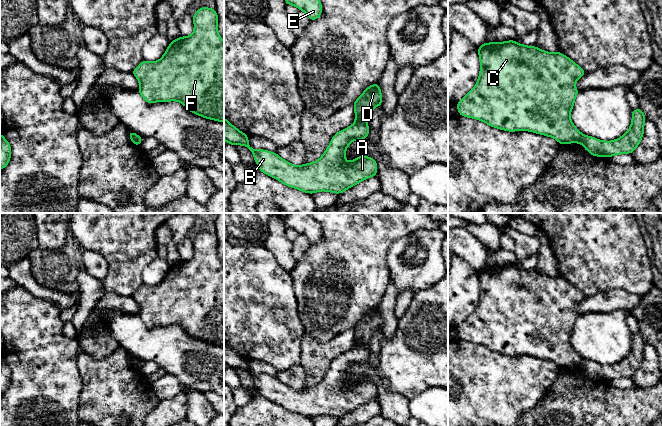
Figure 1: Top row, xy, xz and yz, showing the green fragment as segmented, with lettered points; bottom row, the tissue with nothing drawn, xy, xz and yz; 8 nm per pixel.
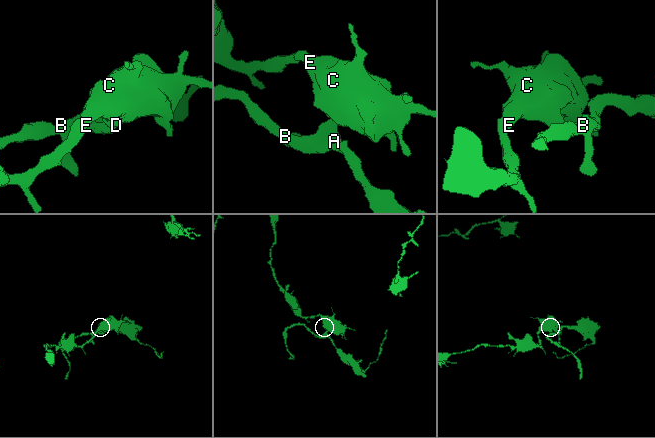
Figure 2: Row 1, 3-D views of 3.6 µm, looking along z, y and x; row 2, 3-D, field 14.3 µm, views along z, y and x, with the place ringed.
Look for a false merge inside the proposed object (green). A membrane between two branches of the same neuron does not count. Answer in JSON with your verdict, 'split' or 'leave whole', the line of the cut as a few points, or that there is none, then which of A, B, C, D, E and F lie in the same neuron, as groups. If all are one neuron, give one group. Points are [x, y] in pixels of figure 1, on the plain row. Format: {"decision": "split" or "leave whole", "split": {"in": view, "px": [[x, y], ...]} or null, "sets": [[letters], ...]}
{"decision": "split", "split": {"in": "xz", "px": [[356, 344], [365, 346]]}, "sets": [["A", "B"], ["C", "D", "E", "F"]]}

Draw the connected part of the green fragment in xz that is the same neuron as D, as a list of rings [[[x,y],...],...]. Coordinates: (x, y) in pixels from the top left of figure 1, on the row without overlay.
[[[378,307],[370,309],[353,327],[355,344],[367,346],[373,333],[377,330],[381,330],[382,325],[383,322],[381,318],[381,313]]]

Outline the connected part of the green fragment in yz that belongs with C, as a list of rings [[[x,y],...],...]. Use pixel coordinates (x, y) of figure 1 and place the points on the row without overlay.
[[[515,264],[483,267],[478,271],[480,297],[476,309],[457,328],[463,341],[485,346],[491,351],[509,356],[526,354],[557,364],[560,369],[579,367],[582,357],[570,342],[575,322],[580,315],[575,306],[586,298],[574,285],[564,278],[543,275],[535,270],[518,268]]]

